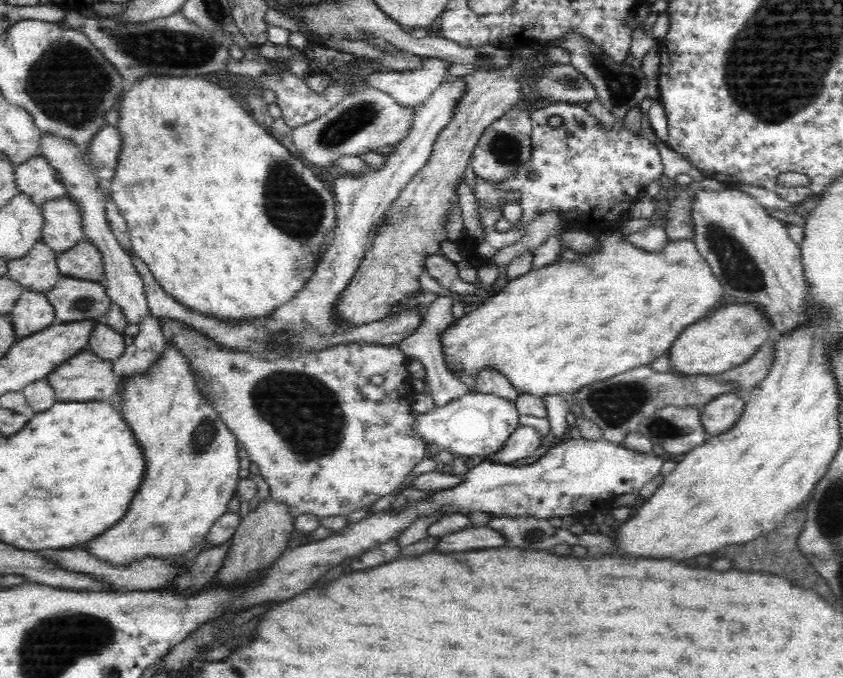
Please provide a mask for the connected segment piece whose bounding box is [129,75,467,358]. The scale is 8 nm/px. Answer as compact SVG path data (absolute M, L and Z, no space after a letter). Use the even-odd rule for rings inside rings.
M450 75L443 84L433 90L431 95L415 109L409 135L395 144L392 153L386 156L382 168L377 170L371 168L371 170L352 177L340 175L334 180L334 190L332 191L338 201L339 226L330 236L332 242L330 242L322 262L318 264L316 272L312 275L312 282L308 282L300 292L300 298L292 298L291 301L277 306L267 317L246 319L245 321L244 319L230 321L230 319L198 313L171 297L153 277L149 266L133 251L129 255L138 274L142 277L150 314L157 319L179 320L188 328L197 330L221 346L261 358L279 358L279 356L273 356L272 345L270 345L274 342L274 334L278 334L278 332L284 332L287 342L289 342L289 354L282 357L316 353L344 344L354 344L354 342L392 346L392 344L398 344L404 340L421 323L422 318L417 316L417 312L404 312L400 316L392 316L392 318L360 326L342 321L334 310L336 310L338 298L342 296L342 292L346 290L346 286L350 284L364 260L364 258L360 258L360 254L364 254L364 230L368 230L368 222L372 222L372 218L376 218L376 214L380 214L380 210L384 210L384 206L388 206L388 202L393 202L395 198L398 198L400 191L428 162L434 142L436 142L440 130L446 128L446 124L454 116L454 110L466 92L466 85L467 83L460 76Z

